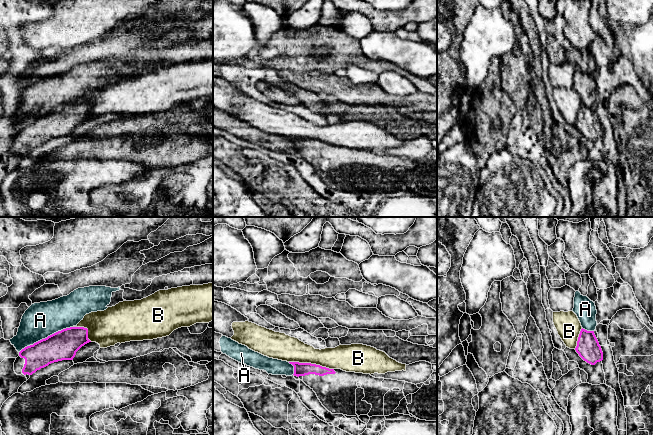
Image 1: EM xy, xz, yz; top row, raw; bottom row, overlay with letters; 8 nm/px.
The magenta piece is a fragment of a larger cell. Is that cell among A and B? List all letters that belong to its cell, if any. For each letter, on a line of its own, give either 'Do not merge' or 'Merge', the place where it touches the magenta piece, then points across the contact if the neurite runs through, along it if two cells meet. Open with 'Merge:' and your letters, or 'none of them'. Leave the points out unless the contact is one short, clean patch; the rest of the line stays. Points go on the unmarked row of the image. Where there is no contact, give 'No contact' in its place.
Merge: none of them
A: Do not merge. Touches magenta at xy (45, 114)
B: Do not merge. Touches magenta at xz (310, 139)

